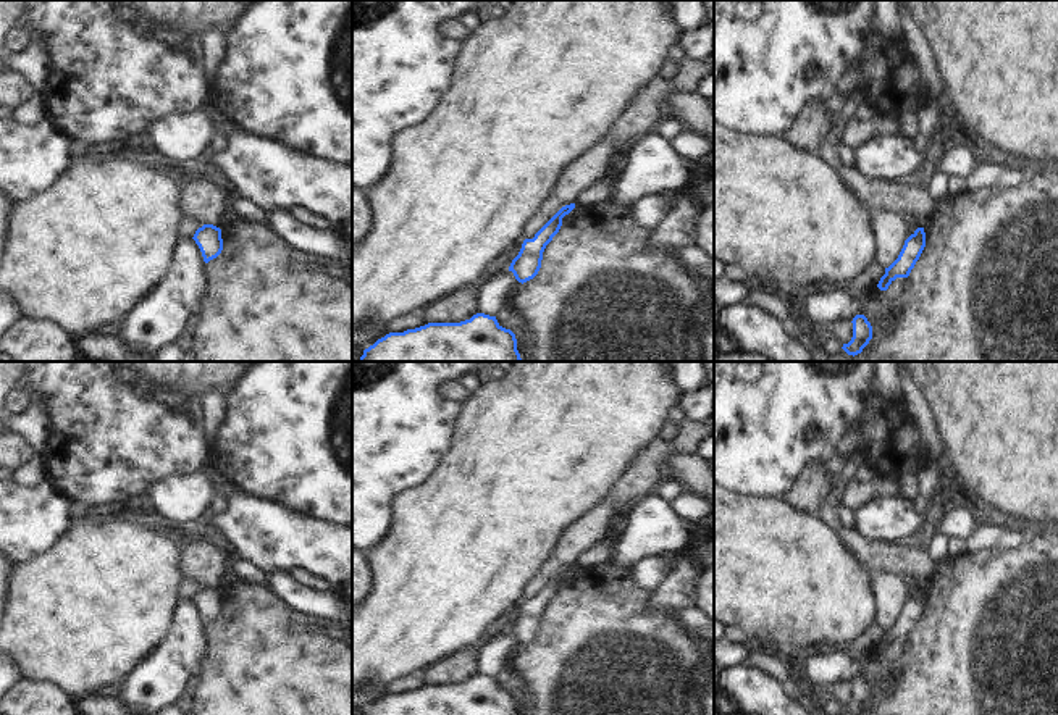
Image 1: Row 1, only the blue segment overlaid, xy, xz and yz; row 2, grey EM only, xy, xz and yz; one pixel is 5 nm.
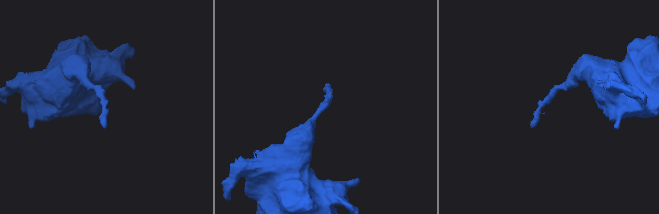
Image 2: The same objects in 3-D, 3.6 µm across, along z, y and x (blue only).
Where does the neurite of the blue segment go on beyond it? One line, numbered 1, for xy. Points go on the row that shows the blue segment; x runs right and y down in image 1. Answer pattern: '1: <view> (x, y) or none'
1: none

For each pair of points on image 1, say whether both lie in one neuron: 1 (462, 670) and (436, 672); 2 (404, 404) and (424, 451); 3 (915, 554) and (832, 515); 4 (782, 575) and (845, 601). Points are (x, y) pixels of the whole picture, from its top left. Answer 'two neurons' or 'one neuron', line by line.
1: one neuron
2: one neuron
3: one neuron
4: one neuron

